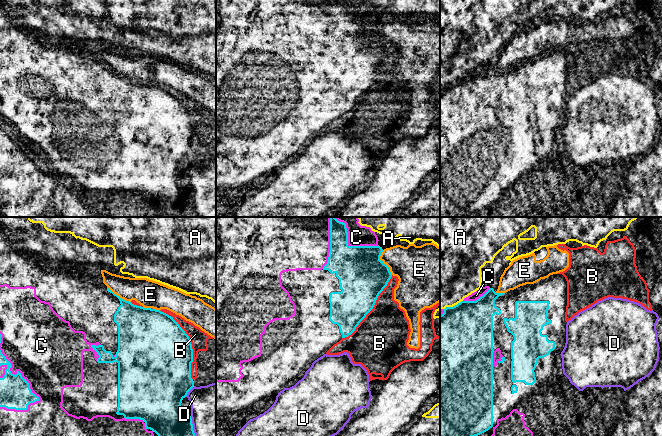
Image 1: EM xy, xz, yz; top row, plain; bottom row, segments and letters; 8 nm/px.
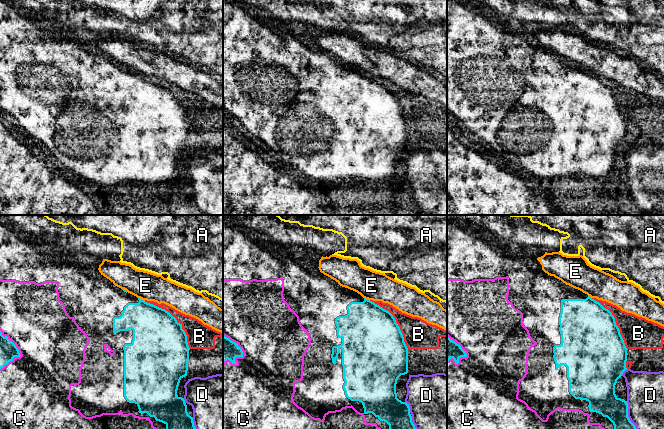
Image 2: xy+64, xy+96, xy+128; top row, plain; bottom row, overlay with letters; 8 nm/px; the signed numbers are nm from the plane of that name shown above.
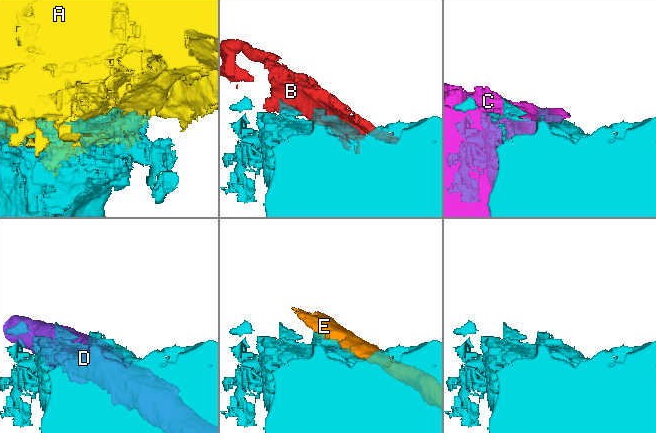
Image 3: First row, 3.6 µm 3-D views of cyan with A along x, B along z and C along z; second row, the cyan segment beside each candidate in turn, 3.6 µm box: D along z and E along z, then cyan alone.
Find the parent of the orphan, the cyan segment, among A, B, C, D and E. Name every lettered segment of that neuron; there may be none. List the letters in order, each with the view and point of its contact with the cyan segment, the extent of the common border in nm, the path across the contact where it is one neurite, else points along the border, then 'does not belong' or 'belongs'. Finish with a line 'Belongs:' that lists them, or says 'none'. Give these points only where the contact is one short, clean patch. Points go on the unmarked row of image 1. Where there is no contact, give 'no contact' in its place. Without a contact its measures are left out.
A: yz (453, 82) | 170 nm | does not belong
B: xy (190, 118) | 600 nm | does not belong
C: xy (23, 154) | 550 nm | does not belong
D: xy (189, 166) | 120 nm | does not belong
E: xz (382, 38) | 220 nm | does not belong
Belongs: none

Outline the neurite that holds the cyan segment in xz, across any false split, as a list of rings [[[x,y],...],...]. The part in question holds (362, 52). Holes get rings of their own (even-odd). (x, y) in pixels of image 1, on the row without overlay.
[[[330,0],[330,28],[323,45],[287,47],[281,51],[282,62],[296,81],[296,91],[289,96],[275,96],[266,103],[262,130],[241,139],[244,153],[239,158],[216,157],[216,195],[279,169],[308,140],[355,107],[392,53],[390,44],[380,36],[382,28],[380,22],[349,22],[346,0]]]

